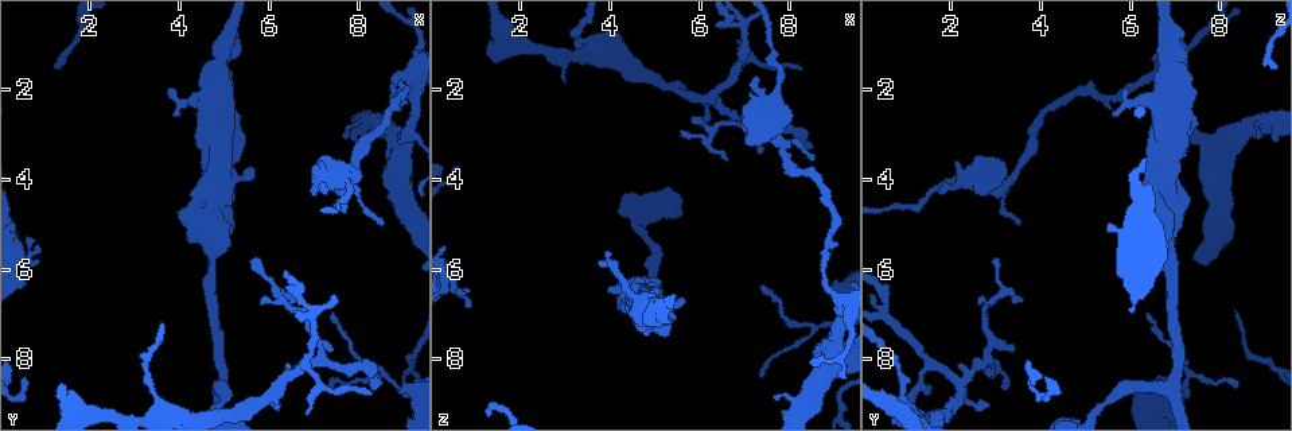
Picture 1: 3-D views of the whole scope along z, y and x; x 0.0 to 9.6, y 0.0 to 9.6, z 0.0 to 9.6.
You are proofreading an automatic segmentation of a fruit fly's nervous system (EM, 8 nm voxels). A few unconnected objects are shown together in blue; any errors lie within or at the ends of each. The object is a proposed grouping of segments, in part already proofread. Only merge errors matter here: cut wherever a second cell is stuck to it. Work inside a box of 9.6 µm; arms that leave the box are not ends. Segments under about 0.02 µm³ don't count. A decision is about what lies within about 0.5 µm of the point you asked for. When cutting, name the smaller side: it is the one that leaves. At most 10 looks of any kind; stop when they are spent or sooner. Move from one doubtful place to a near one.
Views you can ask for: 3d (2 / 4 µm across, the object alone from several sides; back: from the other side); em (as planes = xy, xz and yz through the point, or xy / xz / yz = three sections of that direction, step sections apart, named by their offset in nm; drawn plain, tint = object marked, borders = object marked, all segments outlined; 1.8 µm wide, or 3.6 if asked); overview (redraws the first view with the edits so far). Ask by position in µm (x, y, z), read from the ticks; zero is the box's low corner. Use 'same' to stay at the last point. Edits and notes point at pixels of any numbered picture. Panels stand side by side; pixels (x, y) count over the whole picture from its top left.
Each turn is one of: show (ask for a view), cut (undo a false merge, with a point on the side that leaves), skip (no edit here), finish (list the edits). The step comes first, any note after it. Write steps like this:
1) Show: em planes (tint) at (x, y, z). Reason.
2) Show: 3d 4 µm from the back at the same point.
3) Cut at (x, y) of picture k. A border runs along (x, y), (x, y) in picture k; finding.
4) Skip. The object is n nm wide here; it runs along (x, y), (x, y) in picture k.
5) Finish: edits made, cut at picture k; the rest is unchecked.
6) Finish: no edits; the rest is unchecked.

Show: 3d 4 µm at (4.95, 4.45, 6.90). Abrupt turn.

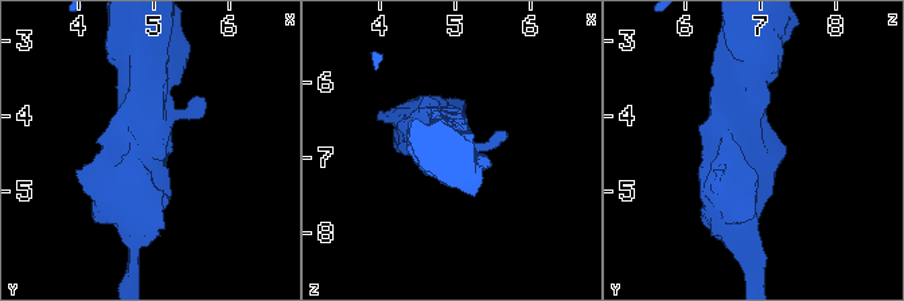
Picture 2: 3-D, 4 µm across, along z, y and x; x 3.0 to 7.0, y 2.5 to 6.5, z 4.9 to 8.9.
Show: em planes (tint) at (5.00, 4.40, 6.85). Shape alone is not enough.

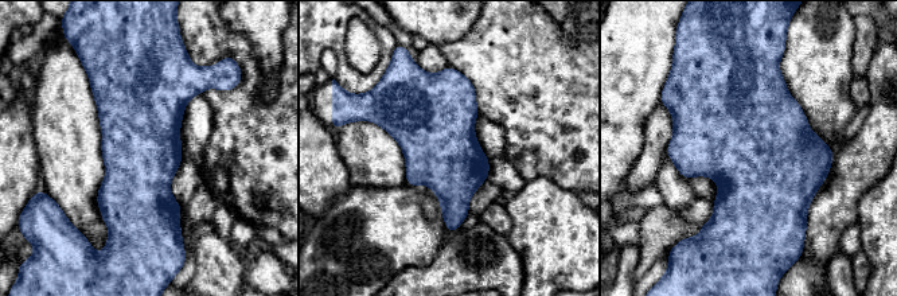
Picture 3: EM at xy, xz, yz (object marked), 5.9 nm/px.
Skip. The object is 460 nm wide here; one cell here.

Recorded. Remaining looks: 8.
Show: 3d 2 µm from the back at (6.30, 8.55, 2.25). Arms part here.

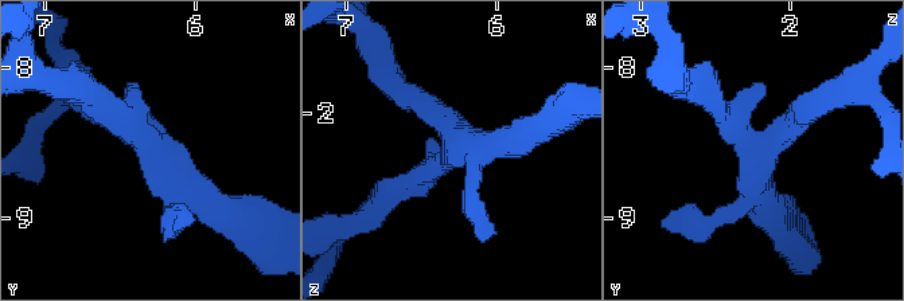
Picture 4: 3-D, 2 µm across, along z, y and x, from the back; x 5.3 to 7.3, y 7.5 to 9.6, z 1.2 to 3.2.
Show: em planes (tint) at (6.28, 8.56, 2.24).

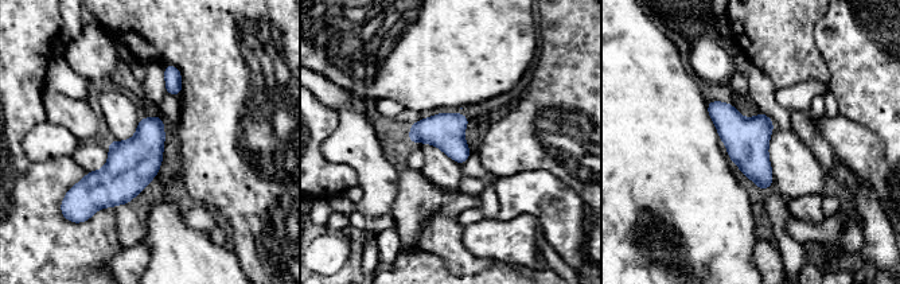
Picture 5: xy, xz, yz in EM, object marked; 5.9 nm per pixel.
Skip. All the same cell.

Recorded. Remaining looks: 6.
Show: 3d 4 µm from the back at (3.45, 8.75, 0.95). A narrow waist.

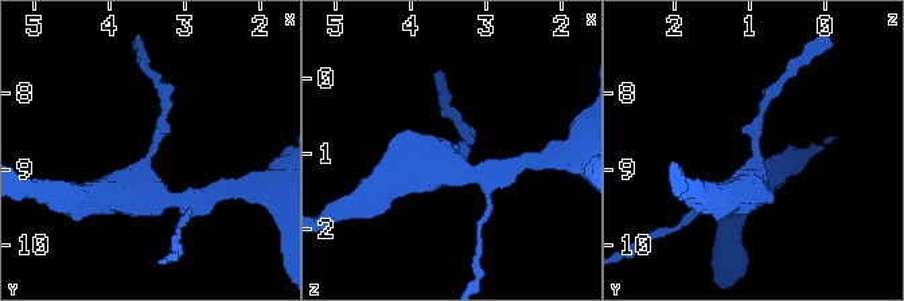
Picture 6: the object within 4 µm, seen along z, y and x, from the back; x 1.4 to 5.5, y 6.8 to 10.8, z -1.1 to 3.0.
Show: em planes (tint) at (3.45, 8.70, 0.90). Shape alone is not enough.

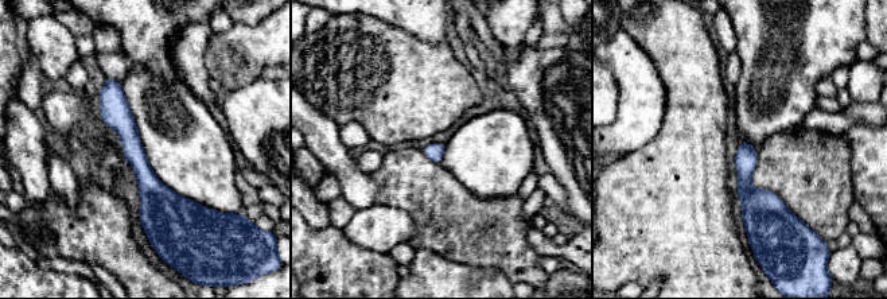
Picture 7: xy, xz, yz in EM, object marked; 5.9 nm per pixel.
Skip. It runs along (109, 82), (155, 195), (155, 228) in picture 7; continuous, no second cell.

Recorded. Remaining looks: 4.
Show: em xy step 4 (tint) at (8.25, 2.60, 9.20). Sudden change in width.

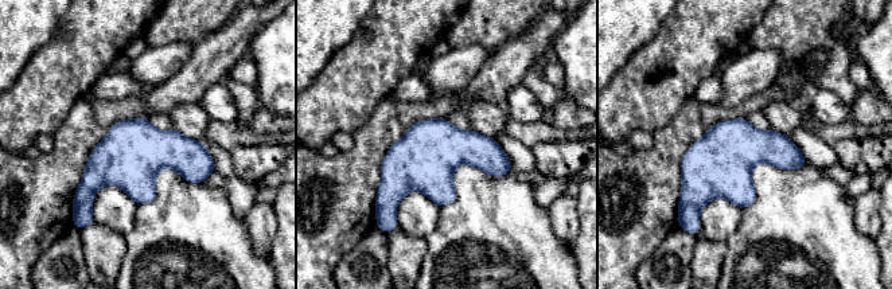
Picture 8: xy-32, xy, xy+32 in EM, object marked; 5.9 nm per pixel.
Skip. The object is 360 nm wide here; one cell here.

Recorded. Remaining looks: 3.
Finish: no edits; the rest is unchecked.

